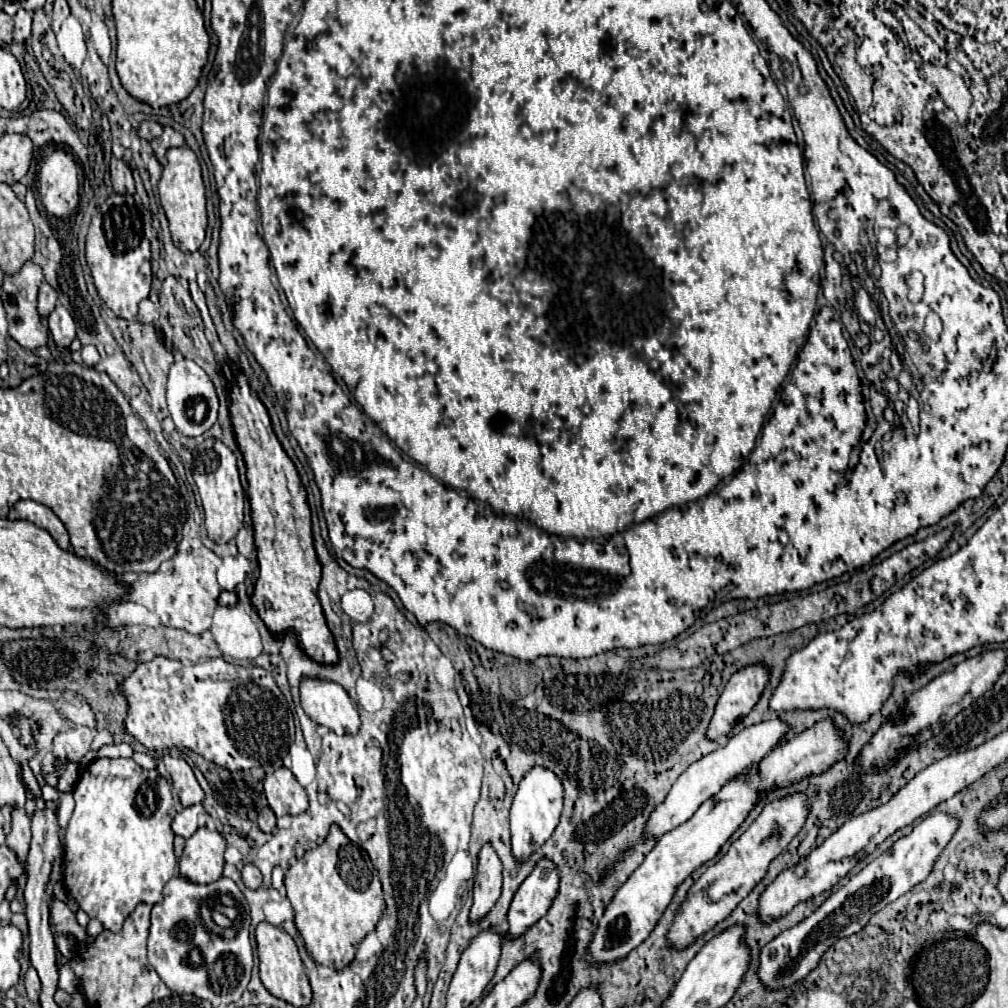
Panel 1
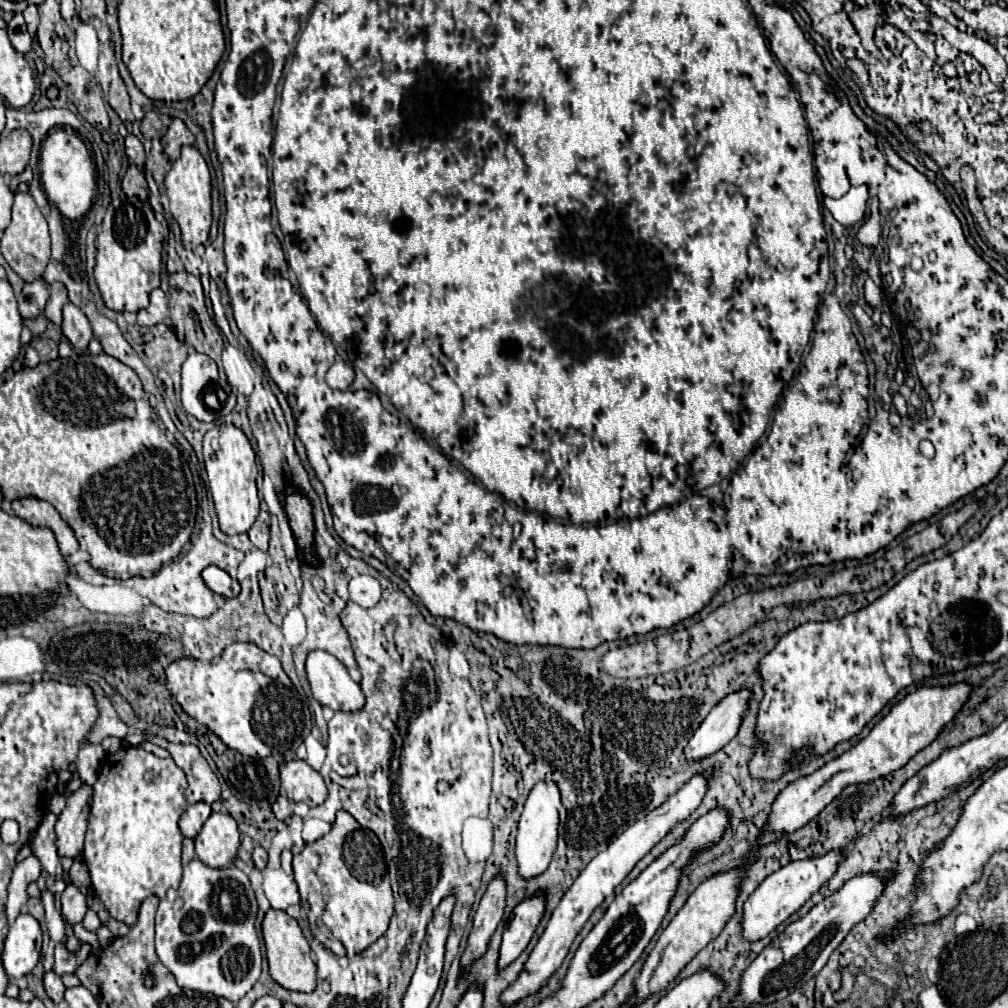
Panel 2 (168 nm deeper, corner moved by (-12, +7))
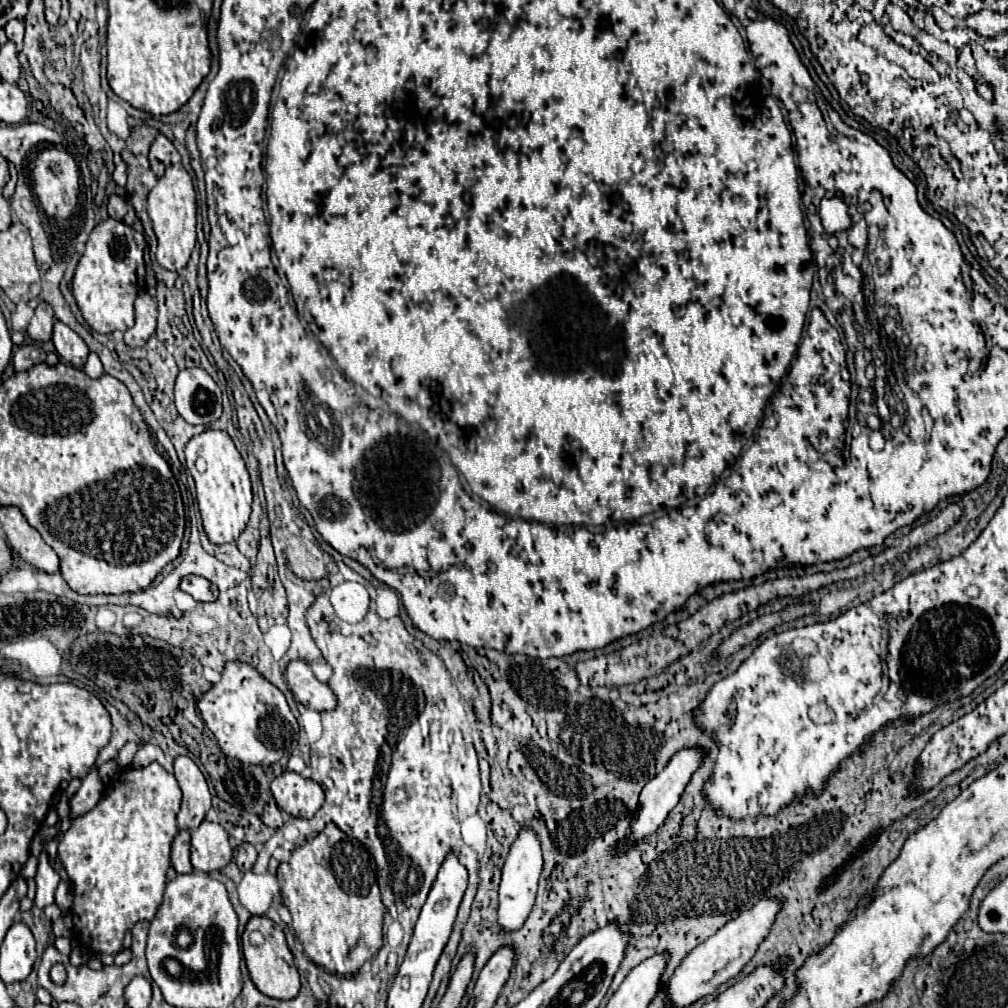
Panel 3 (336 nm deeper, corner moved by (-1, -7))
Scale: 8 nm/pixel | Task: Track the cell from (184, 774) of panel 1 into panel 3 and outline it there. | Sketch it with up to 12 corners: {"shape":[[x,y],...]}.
{"shape":[[188,758],[174,760],[182,788],[178,826],[196,830],[210,810],[210,790]]}

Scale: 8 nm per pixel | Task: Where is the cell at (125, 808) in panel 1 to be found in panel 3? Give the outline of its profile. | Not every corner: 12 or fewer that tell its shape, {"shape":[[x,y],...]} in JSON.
{"shape":[[126,768],[60,840],[74,932],[118,954],[164,896],[182,792]]}

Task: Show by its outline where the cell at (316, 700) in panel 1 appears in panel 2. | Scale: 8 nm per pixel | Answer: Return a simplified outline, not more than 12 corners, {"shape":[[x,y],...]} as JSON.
{"shape":[[329,652],[305,662],[311,692],[331,710],[357,712],[365,696]]}

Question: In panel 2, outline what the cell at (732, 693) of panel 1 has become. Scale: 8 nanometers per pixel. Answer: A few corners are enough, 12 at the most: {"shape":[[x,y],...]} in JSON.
{"shape":[[753,692],[725,696],[701,722],[685,748],[699,760],[739,732]]}

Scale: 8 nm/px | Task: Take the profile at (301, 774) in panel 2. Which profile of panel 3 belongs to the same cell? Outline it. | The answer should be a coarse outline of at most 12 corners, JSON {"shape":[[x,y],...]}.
{"shape":[[282,772],[272,782],[276,804],[312,818],[324,804],[314,780]]}

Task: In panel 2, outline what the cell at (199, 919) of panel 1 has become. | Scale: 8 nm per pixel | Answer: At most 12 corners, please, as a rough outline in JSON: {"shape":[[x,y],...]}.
{"shape":[[193,858],[155,916],[181,988],[241,1000],[261,974],[257,900]]}

